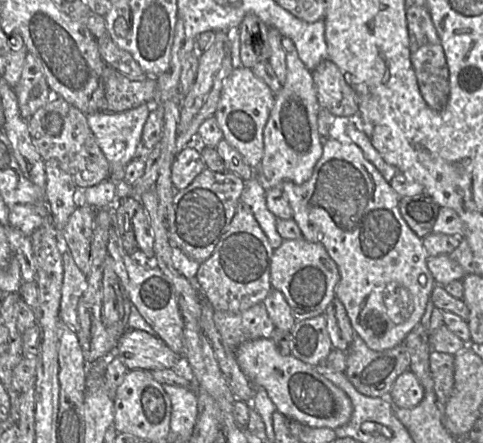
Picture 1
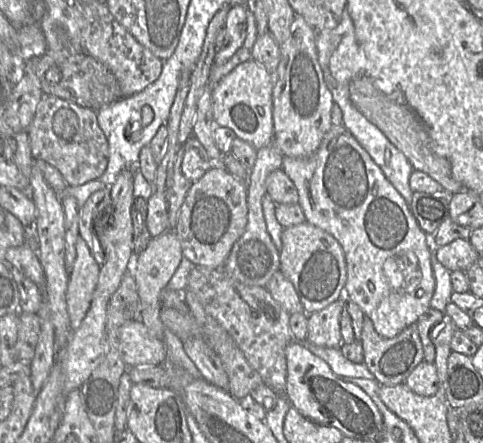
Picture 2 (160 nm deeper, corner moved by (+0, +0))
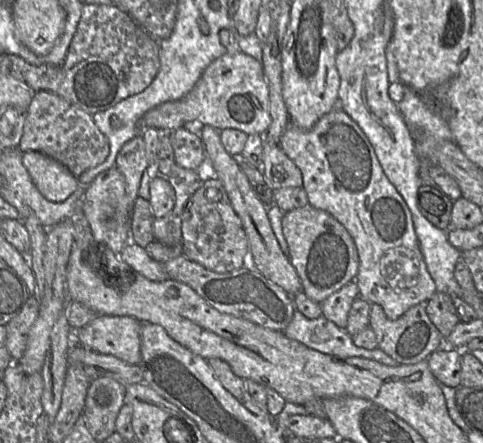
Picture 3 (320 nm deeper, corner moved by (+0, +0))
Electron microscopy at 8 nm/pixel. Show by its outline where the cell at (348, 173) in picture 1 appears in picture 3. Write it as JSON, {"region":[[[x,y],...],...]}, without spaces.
{"region":[[[334,109],[323,115],[310,130],[289,124],[279,145],[302,173],[302,187],[306,191],[308,204],[331,214],[352,237],[359,258],[354,279],[359,297],[370,304],[380,305],[390,320],[396,320],[412,306],[428,301],[436,292],[436,285],[426,268],[412,214],[385,175],[371,143],[359,125],[342,109]]]}

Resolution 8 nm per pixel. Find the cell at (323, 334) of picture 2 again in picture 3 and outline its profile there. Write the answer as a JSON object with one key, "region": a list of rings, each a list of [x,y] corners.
{"region":[[[353,280],[320,303],[322,315],[338,327],[346,328],[349,310],[357,297],[359,289]]]}

